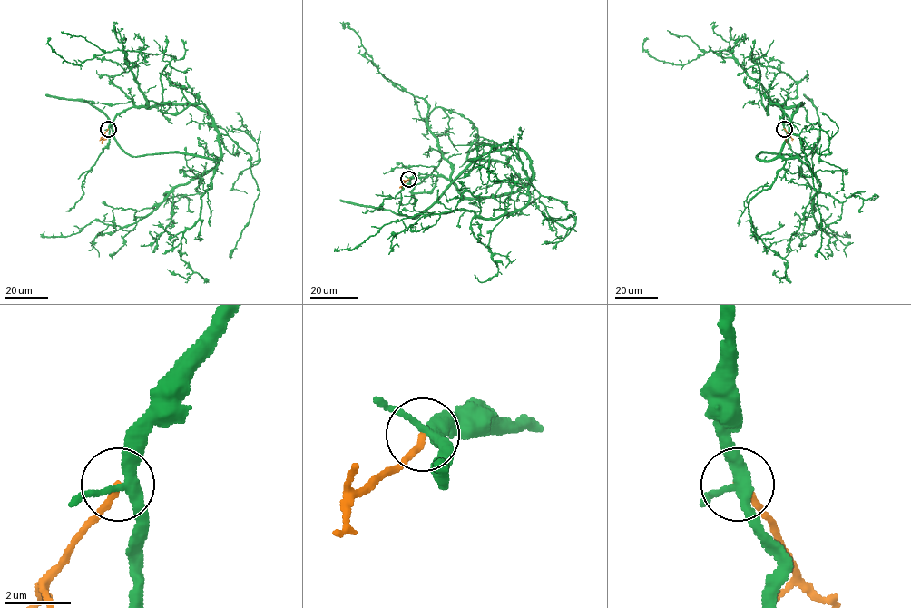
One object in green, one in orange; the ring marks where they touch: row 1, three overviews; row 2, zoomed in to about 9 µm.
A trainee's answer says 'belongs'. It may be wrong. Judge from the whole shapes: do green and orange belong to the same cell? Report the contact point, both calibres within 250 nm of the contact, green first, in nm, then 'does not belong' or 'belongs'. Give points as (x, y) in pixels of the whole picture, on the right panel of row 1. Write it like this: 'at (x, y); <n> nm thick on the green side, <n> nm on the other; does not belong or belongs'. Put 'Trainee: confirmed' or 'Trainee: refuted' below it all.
at (784, 129); 280 nm thick on the green side, 190 nm on the other; does not belong
Trainee: refuted

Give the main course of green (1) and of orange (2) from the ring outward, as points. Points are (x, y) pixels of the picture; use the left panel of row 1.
1: (108, 129), (132, 107), (194, 104), (210, 118), (221, 156), (132, 224), (93, 220), (65, 237), (44, 231)
2: (108, 129), (102, 143)

